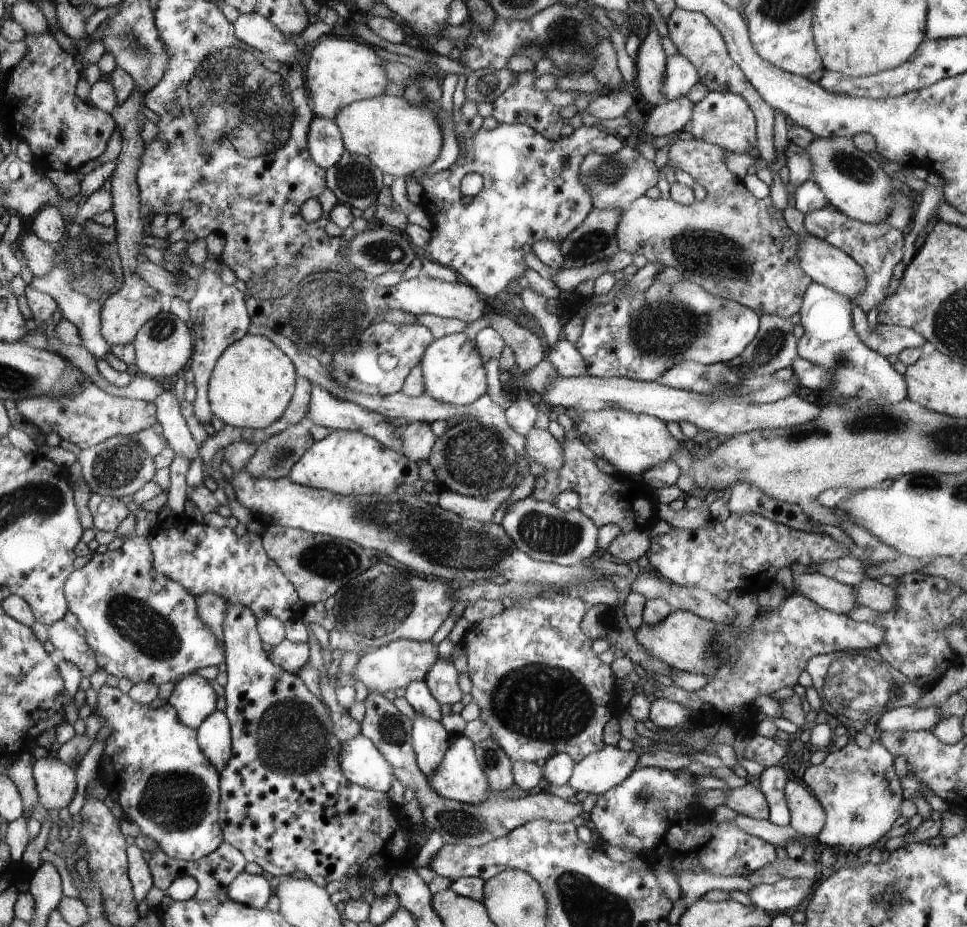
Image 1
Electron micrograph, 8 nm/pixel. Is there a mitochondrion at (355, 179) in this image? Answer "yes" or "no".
yes

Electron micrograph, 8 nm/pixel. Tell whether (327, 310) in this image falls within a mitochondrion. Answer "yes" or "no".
yes

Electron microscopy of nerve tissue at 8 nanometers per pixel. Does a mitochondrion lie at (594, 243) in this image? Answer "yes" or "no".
yes

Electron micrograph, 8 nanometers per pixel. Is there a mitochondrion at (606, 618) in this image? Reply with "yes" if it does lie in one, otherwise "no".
yes

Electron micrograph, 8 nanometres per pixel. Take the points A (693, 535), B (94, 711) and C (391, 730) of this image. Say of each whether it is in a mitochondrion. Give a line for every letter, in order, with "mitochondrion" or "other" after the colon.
A: other
B: other
C: mitochondrion

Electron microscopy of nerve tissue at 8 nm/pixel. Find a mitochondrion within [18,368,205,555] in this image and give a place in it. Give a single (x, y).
(121, 463)

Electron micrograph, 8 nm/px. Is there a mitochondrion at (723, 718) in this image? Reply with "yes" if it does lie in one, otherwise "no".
no

